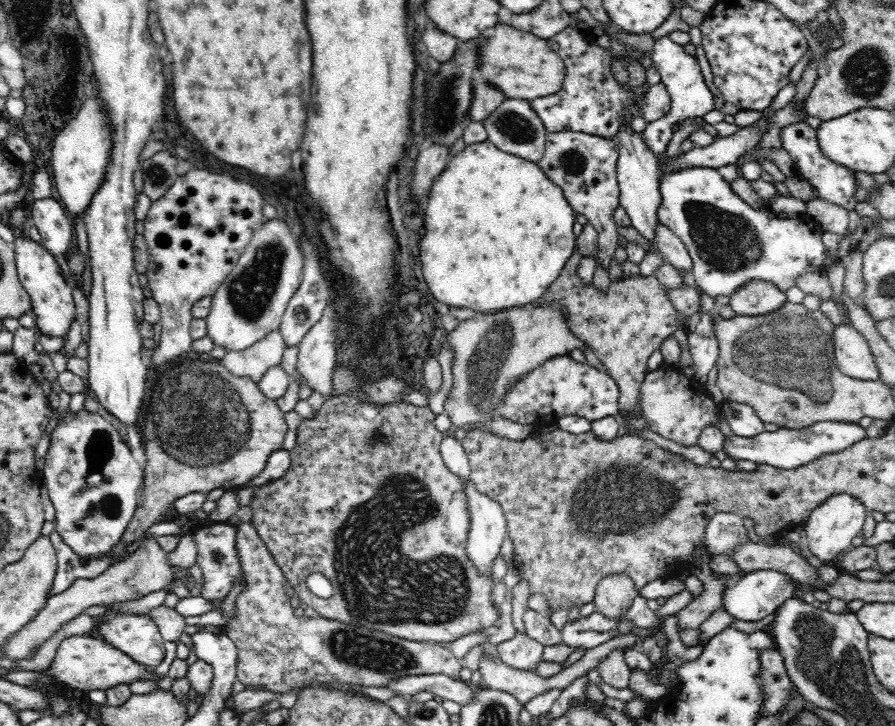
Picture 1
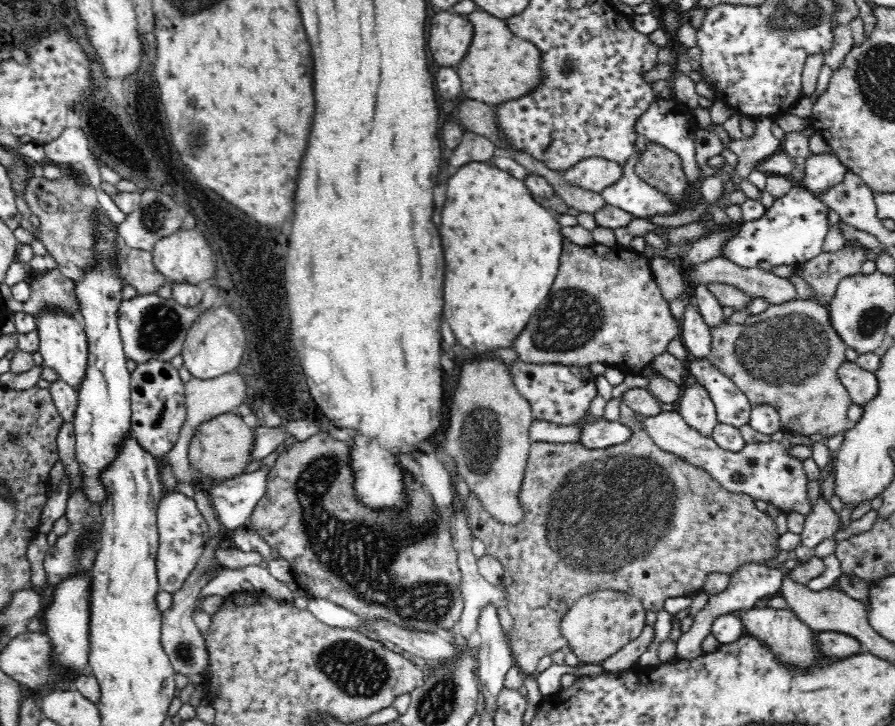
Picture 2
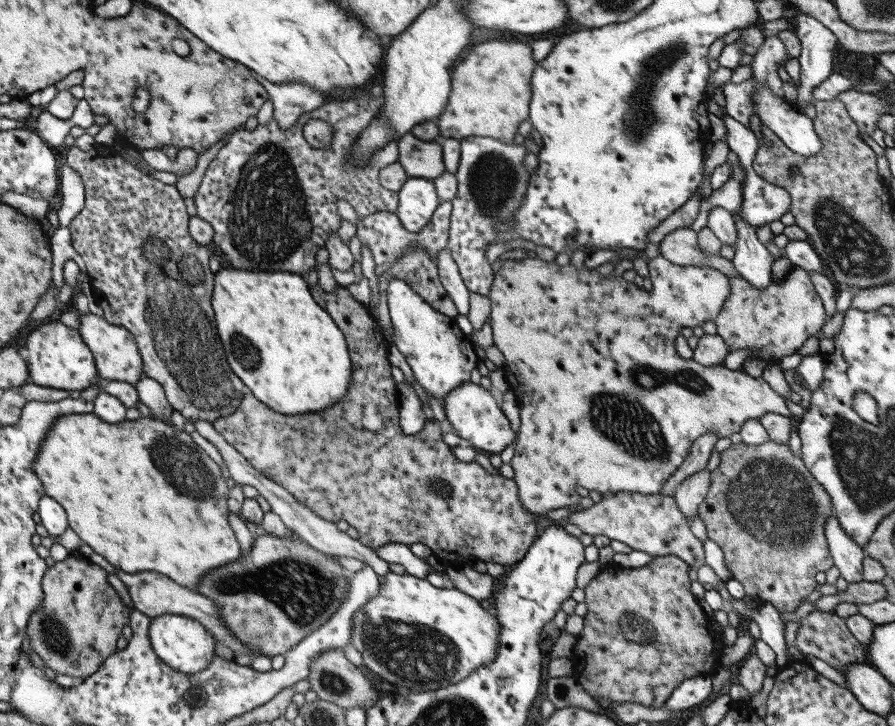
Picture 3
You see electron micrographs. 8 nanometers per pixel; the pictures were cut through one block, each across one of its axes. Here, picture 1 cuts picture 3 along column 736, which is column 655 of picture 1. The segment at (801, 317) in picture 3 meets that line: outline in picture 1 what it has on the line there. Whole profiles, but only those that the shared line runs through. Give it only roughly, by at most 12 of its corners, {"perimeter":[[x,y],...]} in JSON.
{"perimeter":[[574,250],[538,306],[618,384],[620,414],[642,416],[646,362],[680,314],[656,276],[608,292],[582,284]]}

